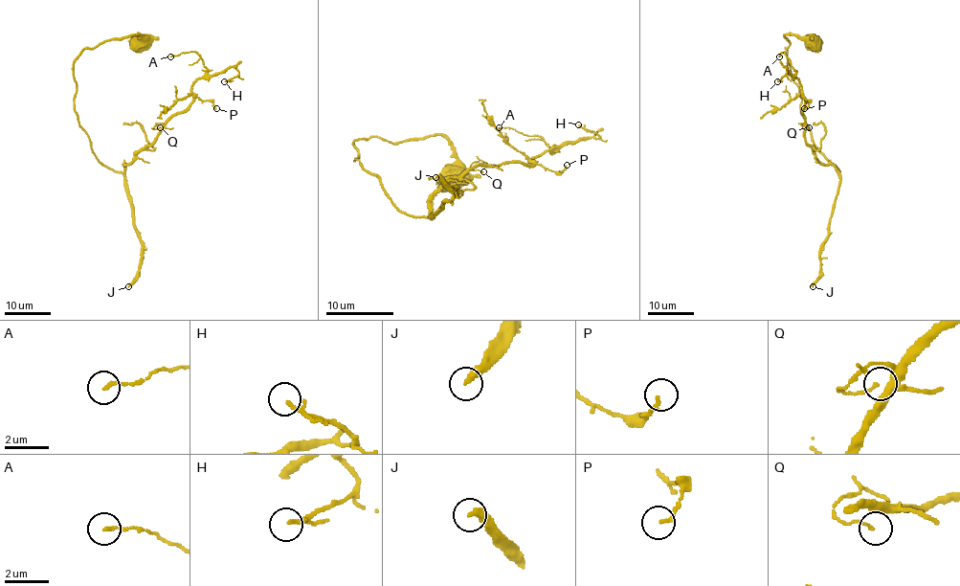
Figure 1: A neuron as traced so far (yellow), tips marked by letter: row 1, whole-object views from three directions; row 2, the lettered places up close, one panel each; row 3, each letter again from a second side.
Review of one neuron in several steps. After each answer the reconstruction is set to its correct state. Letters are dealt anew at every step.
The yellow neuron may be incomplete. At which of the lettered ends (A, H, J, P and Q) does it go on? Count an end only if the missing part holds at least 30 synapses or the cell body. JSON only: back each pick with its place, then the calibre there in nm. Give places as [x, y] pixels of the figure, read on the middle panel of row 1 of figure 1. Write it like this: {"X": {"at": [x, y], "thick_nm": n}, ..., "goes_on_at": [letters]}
{"J": {"at": [435, 177], "thick_nm": 320}, "goes_on_at": ["J"]}

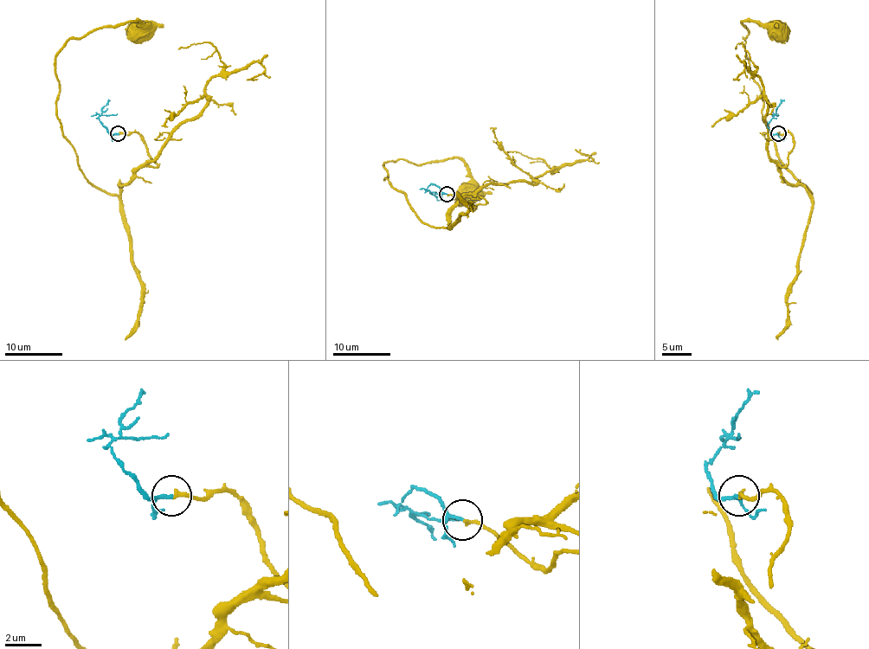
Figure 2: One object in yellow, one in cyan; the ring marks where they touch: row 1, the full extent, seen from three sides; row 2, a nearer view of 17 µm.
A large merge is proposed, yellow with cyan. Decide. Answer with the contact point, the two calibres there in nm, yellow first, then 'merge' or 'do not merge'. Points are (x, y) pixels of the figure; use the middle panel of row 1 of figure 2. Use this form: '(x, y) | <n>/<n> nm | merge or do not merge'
(447, 194) | 200/140 nm | merge

